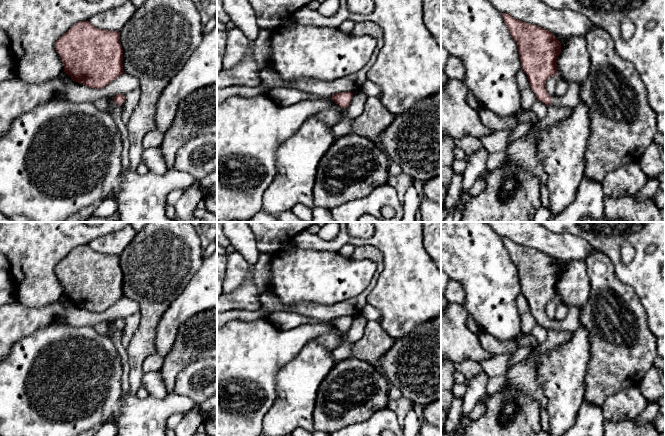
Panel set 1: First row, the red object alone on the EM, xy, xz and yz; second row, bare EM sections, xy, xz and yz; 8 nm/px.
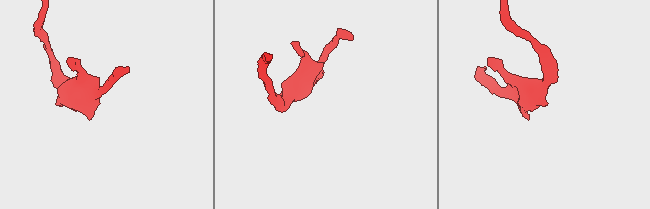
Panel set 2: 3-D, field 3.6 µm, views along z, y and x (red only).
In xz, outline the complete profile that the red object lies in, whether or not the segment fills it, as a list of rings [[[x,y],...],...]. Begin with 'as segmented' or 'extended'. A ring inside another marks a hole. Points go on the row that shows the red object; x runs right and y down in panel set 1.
extended | [[[341,92],[332,96],[333,102],[343,108],[340,112],[339,121],[331,127],[332,133],[337,138],[352,135],[352,119],[346,116],[347,108],[349,106],[349,102],[352,100],[352,97],[352,92]]]

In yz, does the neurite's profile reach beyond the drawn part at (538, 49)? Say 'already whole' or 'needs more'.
needs more

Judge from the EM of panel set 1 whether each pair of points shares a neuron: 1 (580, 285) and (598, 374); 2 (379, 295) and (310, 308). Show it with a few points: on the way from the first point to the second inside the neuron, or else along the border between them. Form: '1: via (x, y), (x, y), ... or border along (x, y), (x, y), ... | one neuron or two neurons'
1: border along (590, 282), (589, 299), (581, 309) | two neurons
2: border along (378, 276), (377, 282), (368, 295), (366, 302) | two neurons

